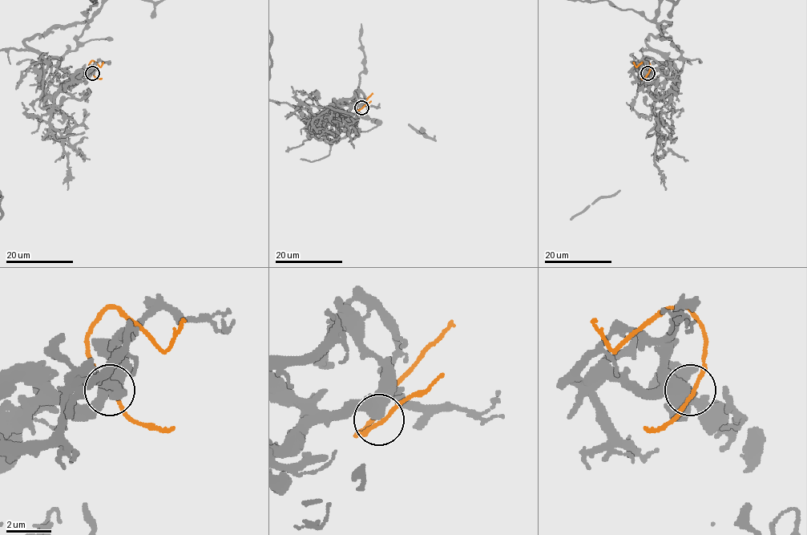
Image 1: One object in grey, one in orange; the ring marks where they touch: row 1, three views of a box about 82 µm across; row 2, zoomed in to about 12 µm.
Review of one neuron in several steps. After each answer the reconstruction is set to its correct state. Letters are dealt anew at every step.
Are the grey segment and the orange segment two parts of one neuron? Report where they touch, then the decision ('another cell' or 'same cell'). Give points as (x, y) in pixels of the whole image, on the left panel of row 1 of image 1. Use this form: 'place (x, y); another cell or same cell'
place (92, 73); another cell

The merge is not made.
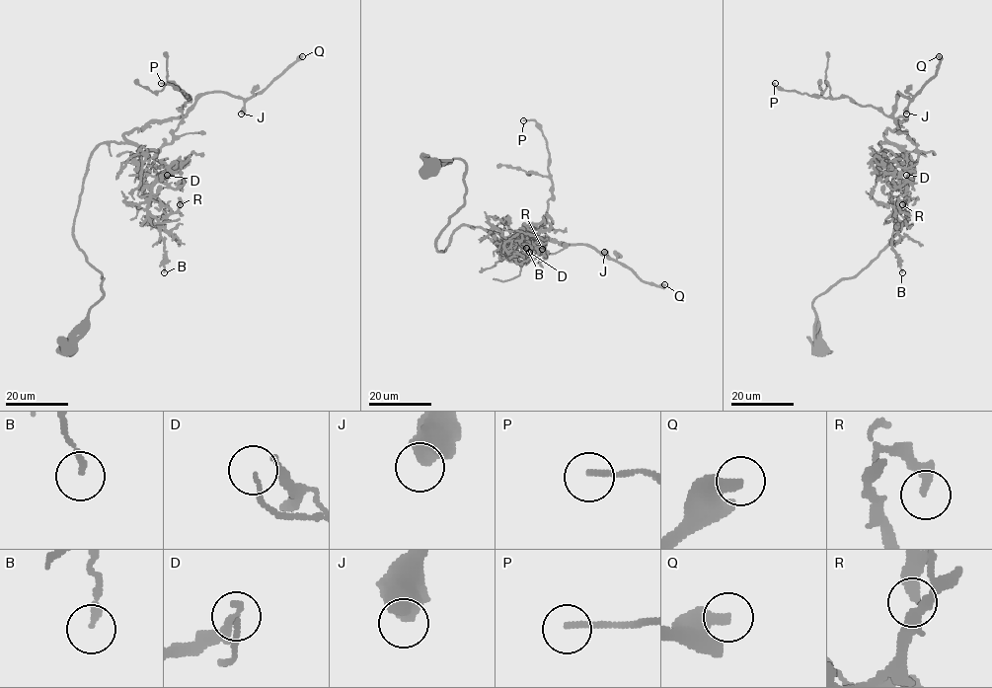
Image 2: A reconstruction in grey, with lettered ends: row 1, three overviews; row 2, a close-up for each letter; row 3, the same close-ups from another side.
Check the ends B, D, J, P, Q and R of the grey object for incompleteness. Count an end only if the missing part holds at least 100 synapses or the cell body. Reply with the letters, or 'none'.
Q

